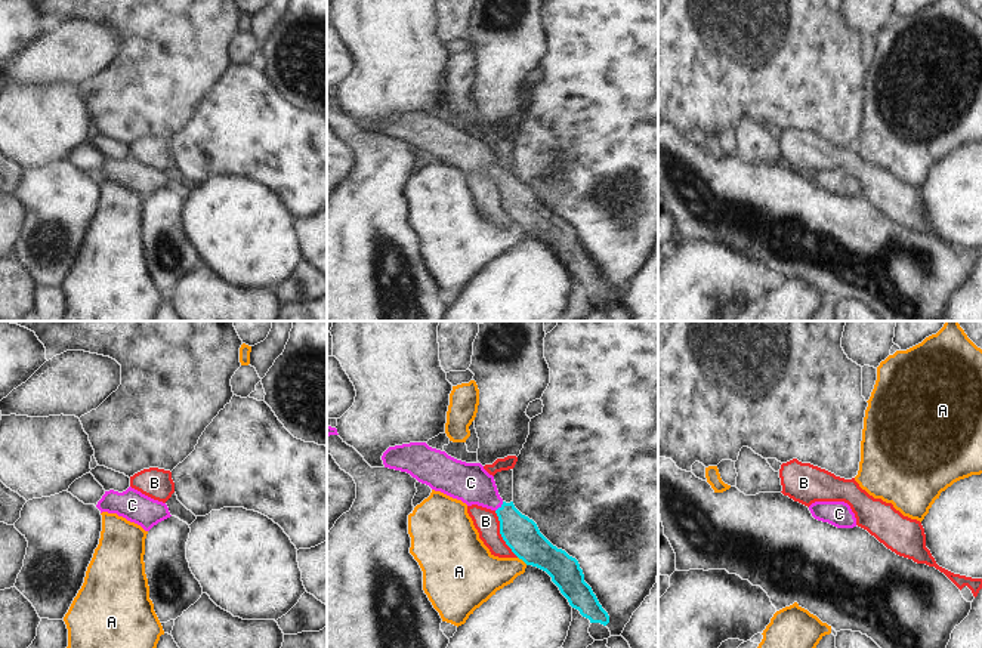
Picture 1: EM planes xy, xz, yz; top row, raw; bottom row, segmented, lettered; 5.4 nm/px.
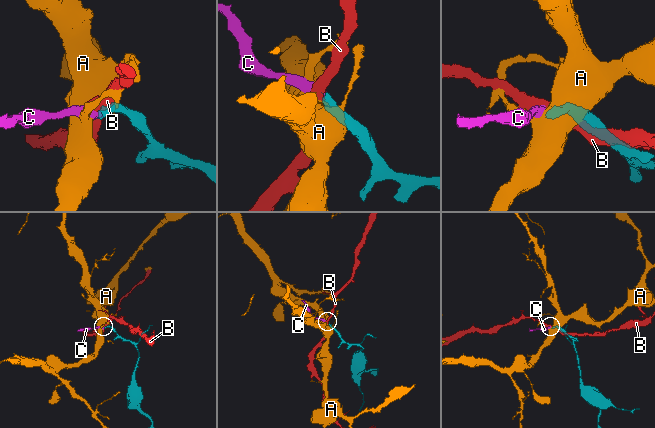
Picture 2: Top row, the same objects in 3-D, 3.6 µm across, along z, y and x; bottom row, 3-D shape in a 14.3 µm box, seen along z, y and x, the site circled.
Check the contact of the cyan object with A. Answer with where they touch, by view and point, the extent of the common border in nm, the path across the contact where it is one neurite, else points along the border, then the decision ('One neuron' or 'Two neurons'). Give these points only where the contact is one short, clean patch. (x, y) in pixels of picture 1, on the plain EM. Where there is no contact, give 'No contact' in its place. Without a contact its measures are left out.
Touches cyan at xz (522, 228). Shared border 70 nm. Boundary: xz (518, 225), (527, 233). Two neurons

